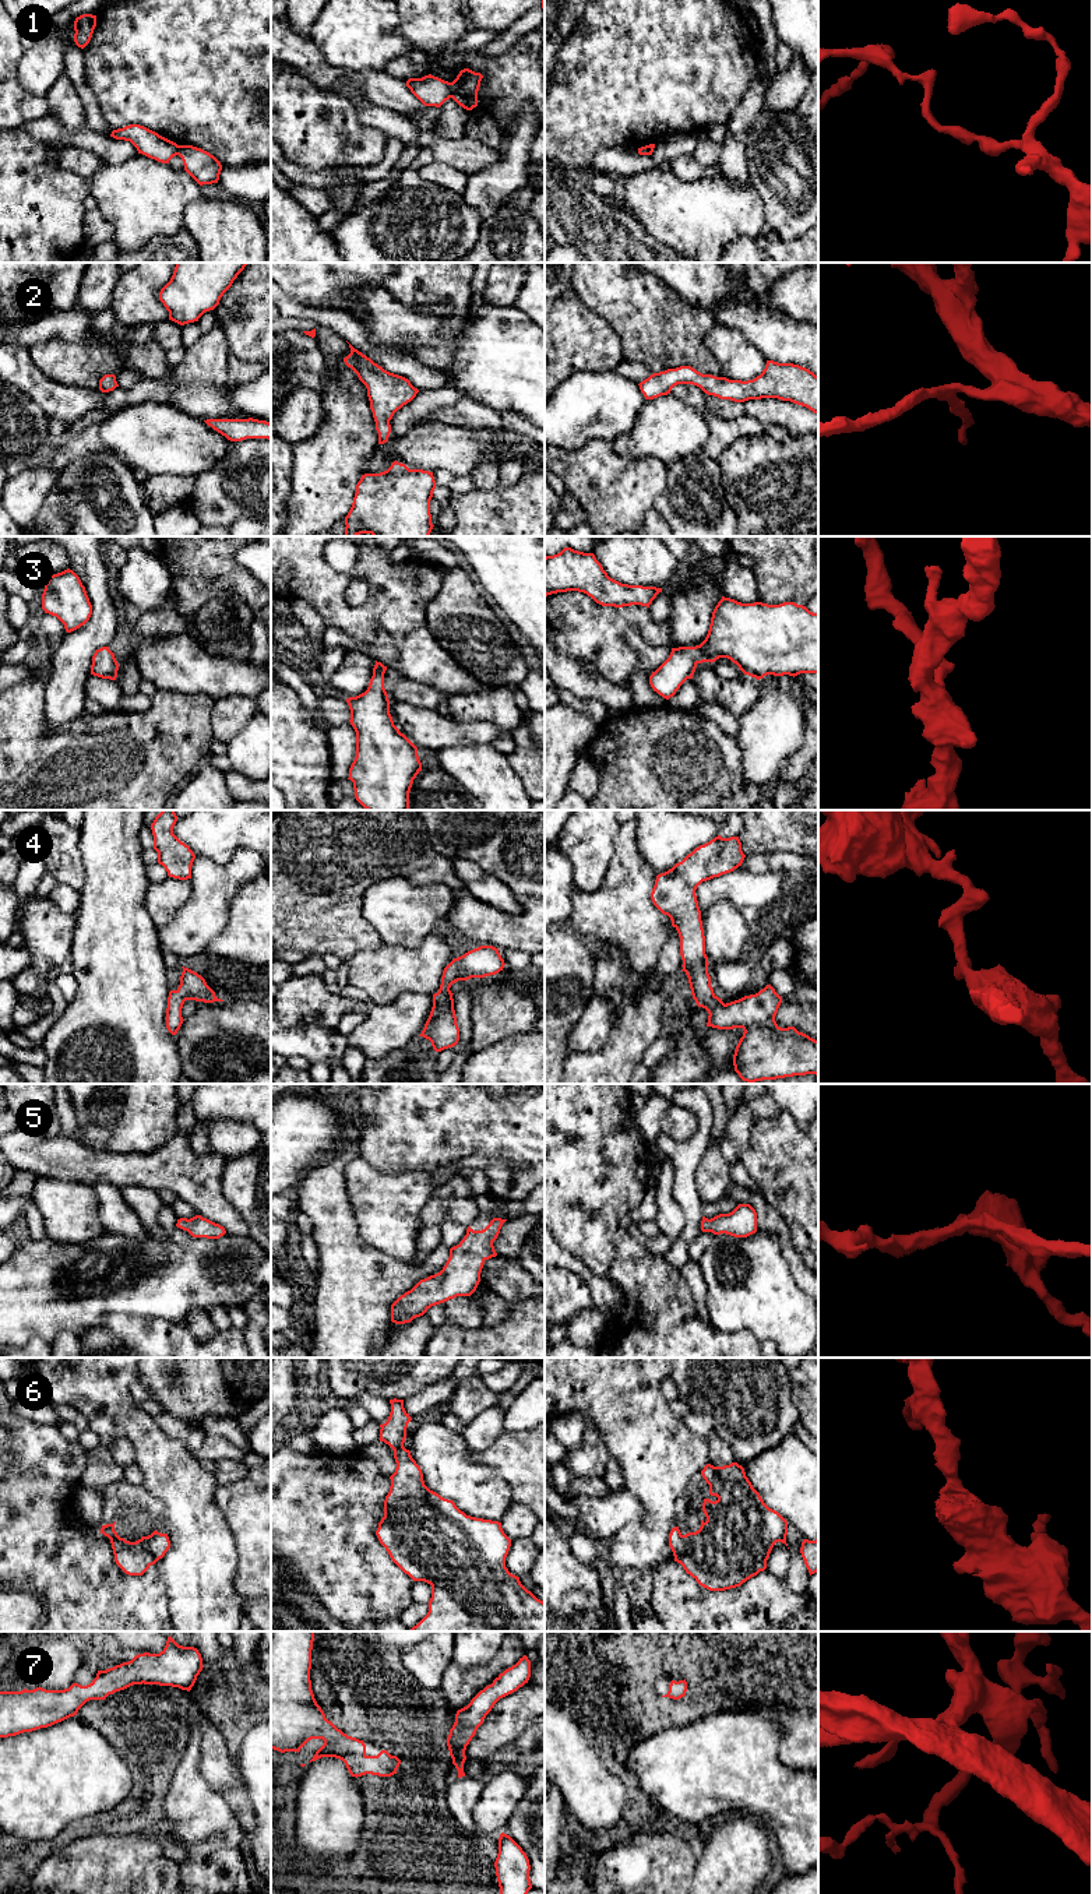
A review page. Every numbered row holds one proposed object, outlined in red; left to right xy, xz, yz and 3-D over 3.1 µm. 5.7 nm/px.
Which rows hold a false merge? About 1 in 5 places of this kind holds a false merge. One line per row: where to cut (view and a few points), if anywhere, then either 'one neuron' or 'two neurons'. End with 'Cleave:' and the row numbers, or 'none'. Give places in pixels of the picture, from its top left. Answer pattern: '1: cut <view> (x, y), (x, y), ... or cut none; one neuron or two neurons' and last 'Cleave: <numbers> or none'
1: cut xz (450, 83), (451, 97); two neurons
2: cut none; one neuron
3: cut none; one neuron
4: cut none; one neuron
5: cut none; one neuron
6: cut none; one neuron
7: cut none; one neuron
Cleave: 1

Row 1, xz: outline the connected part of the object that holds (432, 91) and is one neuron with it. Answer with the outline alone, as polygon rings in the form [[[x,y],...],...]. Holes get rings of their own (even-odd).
[[[431,74],[422,78],[409,78],[406,87],[425,106],[440,108],[452,96],[451,82]]]

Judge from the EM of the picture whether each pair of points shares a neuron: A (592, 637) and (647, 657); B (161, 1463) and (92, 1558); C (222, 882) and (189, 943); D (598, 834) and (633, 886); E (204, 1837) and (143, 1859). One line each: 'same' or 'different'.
A: different
B: different
C: same
D: different
E: different

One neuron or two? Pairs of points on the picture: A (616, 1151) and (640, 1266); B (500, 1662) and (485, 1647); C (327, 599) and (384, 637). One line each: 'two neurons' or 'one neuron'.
A: two neurons
B: two neurons
C: two neurons

